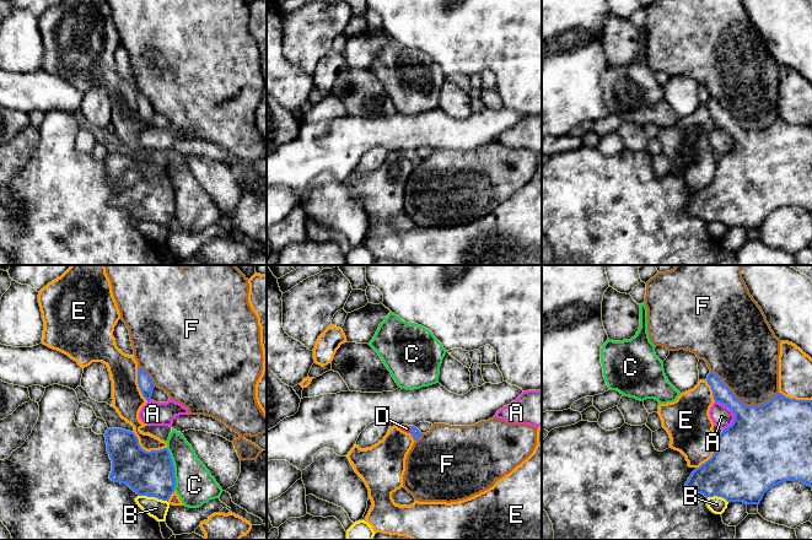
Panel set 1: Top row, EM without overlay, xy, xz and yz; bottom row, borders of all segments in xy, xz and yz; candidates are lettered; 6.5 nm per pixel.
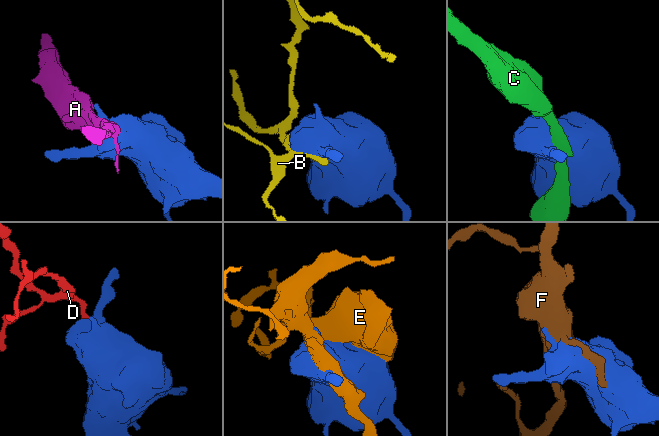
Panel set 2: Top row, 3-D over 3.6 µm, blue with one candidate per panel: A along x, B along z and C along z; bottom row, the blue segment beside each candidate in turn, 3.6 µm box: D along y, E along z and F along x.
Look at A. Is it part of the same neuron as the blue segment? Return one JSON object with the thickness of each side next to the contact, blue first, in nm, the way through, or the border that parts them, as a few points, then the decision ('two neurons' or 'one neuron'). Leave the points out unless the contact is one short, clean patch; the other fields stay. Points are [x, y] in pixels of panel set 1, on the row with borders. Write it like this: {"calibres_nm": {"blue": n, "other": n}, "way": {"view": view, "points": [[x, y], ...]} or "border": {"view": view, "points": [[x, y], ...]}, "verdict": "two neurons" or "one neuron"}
{"calibres_nm": {"blue": 460, "other": 140}, "verdict": "two neurons"}

